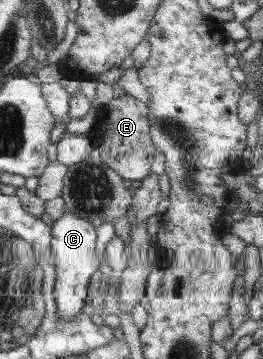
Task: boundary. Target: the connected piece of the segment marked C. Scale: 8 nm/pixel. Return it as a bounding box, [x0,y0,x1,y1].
[52,213,100,318]

